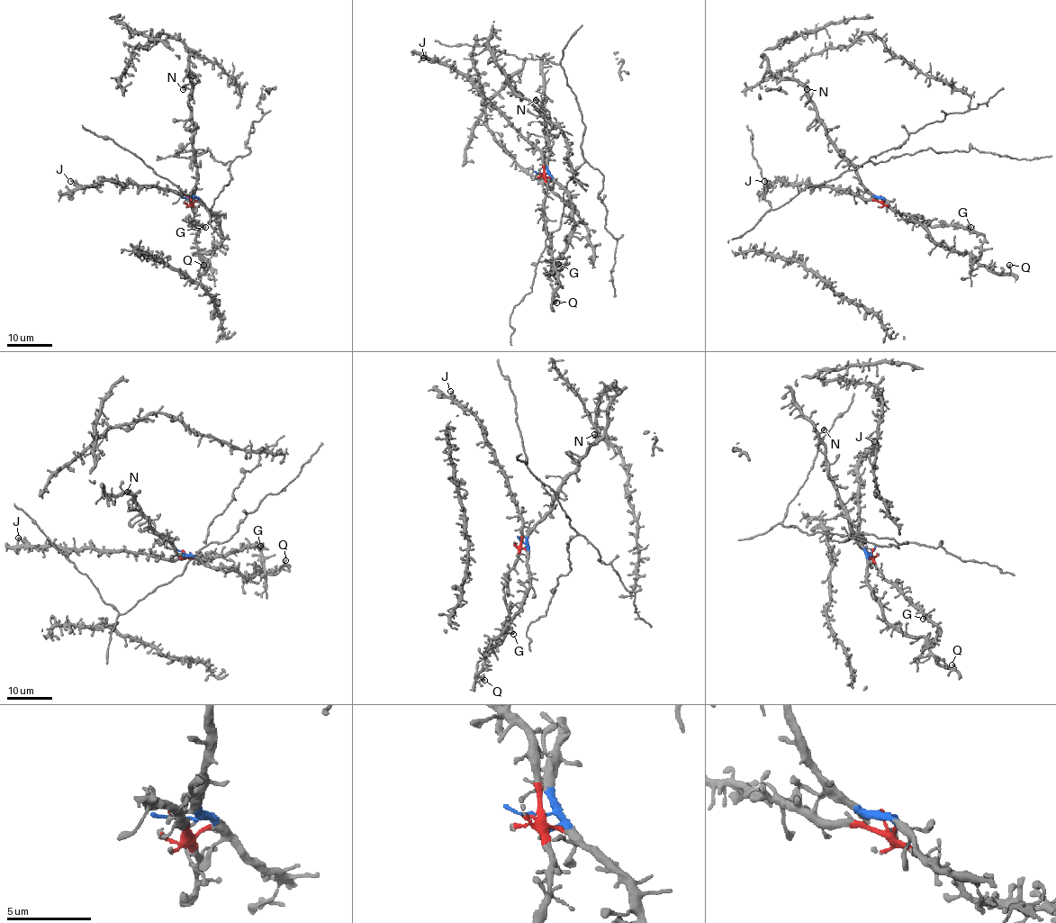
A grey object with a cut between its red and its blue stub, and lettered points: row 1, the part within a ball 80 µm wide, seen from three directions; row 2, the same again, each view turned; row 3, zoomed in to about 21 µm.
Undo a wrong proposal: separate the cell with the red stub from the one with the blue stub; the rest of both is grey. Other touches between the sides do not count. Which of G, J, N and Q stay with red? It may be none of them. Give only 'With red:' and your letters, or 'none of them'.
With red: G, J

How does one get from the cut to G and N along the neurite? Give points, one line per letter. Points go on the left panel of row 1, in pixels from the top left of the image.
G: (188, 197), (194, 208), (191, 219), (194, 226), (206, 227)
N: (188, 197), (194, 196), (195, 151), (189, 104), (190, 90), (182, 89)

